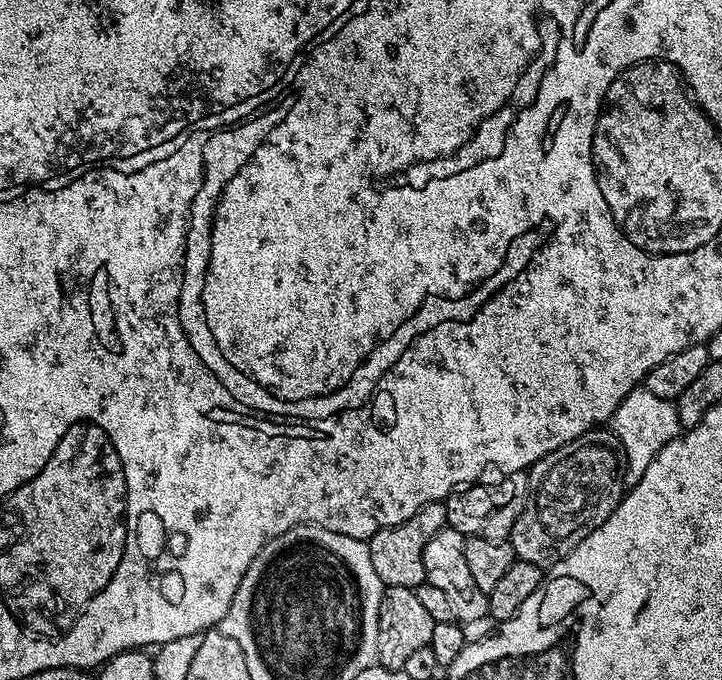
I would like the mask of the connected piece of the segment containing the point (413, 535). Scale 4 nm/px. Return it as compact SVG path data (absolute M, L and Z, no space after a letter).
M437 502L422 506L406 522L398 526L390 526L378 530L372 536L368 537L366 543L370 550L370 562L374 562L374 570L378 578L387 587L402 586L415 590L419 584L425 583L424 574L424 551L430 538L438 534L438 530L446 527L448 515L446 514L446 503Z

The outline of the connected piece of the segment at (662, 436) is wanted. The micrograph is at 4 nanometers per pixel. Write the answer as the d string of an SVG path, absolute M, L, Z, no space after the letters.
M642 386L633 388L630 394L626 394L626 398L622 398L618 410L614 410L612 415L610 430L622 442L626 476L632 482L642 479L646 466L650 466L658 450L662 450L662 446L666 446L682 432L675 403L658 398L658 394L650 394L650 390Z

